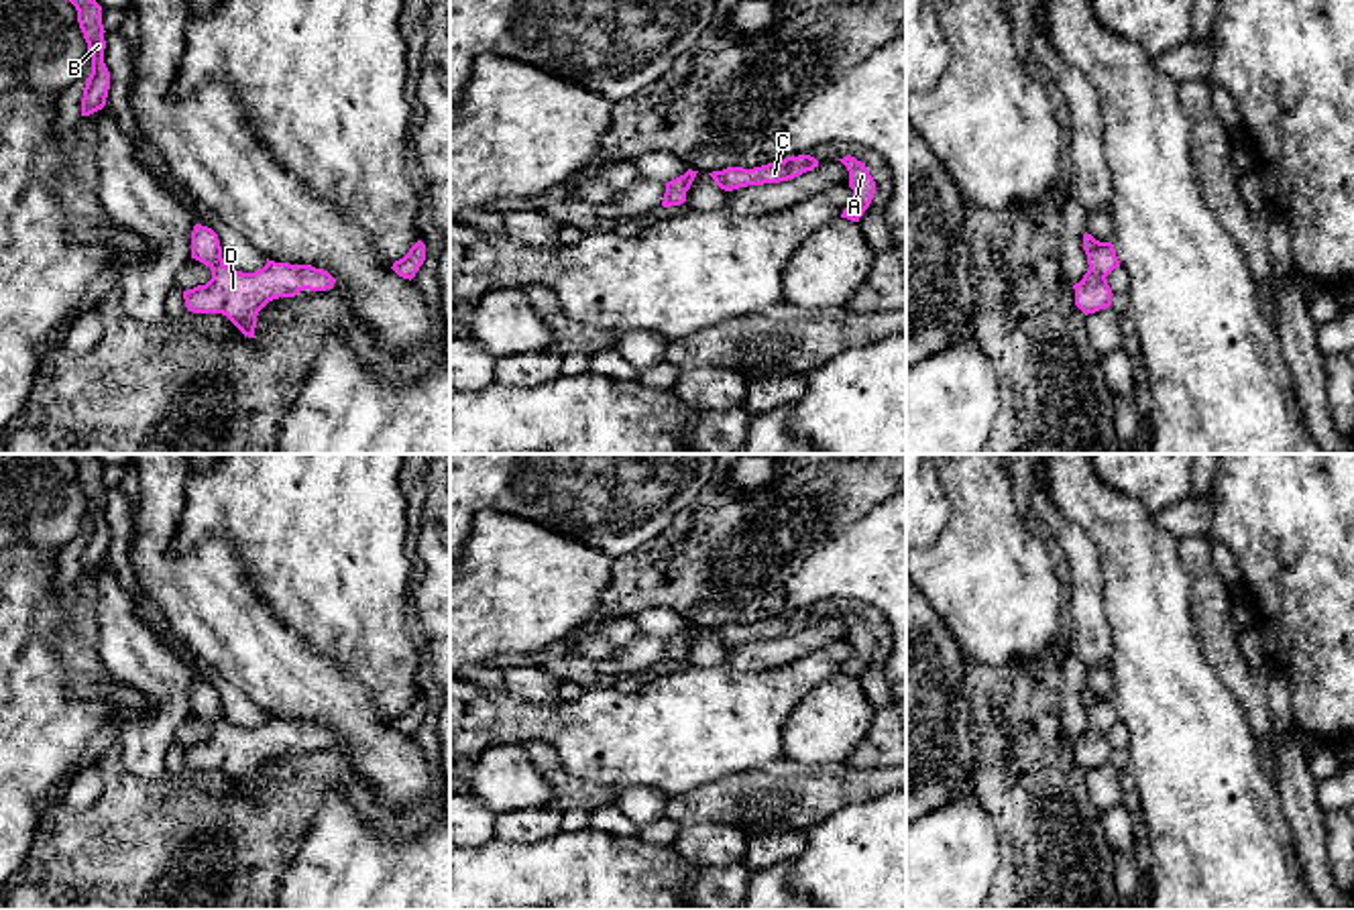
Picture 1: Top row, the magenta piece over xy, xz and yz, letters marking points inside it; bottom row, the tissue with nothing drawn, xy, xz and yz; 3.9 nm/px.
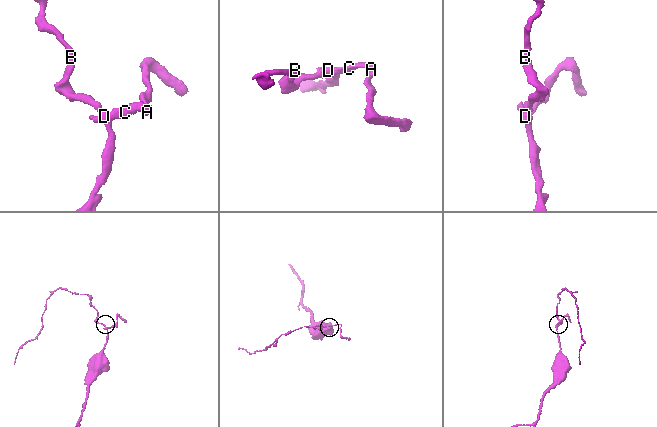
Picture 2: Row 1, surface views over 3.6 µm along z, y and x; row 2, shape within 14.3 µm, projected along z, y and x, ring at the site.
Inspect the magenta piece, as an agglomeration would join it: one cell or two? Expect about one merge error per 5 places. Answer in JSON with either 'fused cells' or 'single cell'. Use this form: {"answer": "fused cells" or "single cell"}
{"answer": "single cell"}

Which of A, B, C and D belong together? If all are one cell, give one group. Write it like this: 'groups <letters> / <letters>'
groups A B C D

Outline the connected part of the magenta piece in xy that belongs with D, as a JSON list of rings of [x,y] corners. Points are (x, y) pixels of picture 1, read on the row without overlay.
[[[202,680],[191,688],[191,715],[210,723],[212,735],[183,747],[185,763],[193,770],[222,770],[248,794],[255,794],[257,772],[269,757],[295,753],[303,745],[326,747],[336,739],[324,725],[269,715],[255,729],[230,725],[222,715],[218,690]]]

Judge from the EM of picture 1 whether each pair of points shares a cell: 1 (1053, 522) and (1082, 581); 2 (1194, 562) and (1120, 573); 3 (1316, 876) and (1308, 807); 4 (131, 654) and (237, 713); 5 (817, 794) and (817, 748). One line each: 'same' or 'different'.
1: same
2: different
3: same
4: different
5: different

